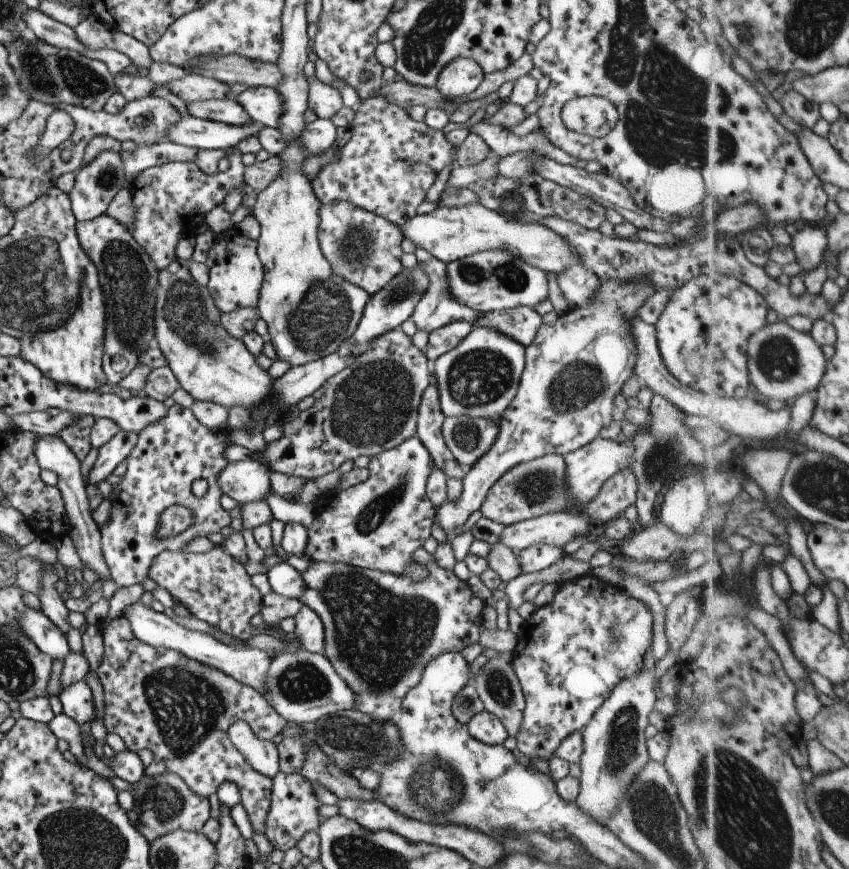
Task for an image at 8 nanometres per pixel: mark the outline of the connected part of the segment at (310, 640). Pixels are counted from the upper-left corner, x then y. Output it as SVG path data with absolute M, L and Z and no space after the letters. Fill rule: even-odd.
M310 607L300 608L294 616L297 645L311 653L324 654L324 627L318 614Z

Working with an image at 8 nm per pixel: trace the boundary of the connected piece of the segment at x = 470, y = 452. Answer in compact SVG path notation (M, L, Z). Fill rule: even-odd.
M445 417L442 434L449 456L465 469L476 464L498 438L499 424L500 419Z

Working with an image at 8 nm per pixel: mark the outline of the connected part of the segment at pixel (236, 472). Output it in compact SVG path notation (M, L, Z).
M247 456L241 461L231 461L218 474L218 486L223 494L234 498L238 505L256 500L266 500L272 484L271 470Z

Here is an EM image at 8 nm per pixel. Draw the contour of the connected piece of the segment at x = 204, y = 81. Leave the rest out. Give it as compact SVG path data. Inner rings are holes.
M200 75L184 76L182 80L172 80L165 84L166 88L186 102L204 102L207 100L226 99L230 87L216 78L206 78Z

